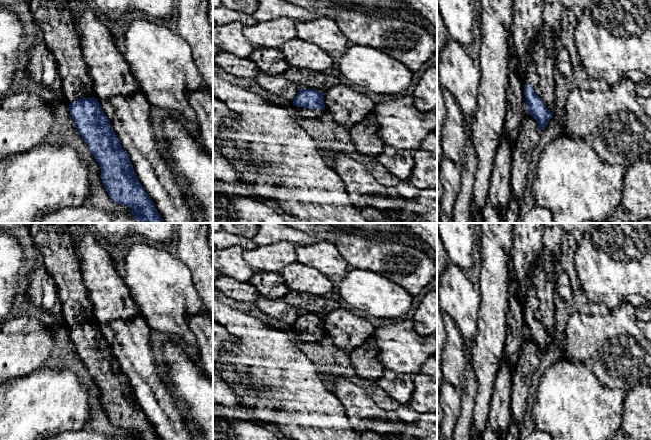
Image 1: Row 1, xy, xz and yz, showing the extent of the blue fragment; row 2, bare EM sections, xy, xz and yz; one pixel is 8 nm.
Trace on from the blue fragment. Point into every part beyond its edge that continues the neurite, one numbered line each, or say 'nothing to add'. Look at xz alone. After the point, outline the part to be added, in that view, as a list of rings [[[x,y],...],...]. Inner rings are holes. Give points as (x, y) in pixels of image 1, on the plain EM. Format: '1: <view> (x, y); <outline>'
1: xz (305, 337); [[[293,329],[293,332],[295,333],[296,337],[304,343],[316,343],[324,336],[324,334],[307,333],[307,332],[298,331],[295,329]]]

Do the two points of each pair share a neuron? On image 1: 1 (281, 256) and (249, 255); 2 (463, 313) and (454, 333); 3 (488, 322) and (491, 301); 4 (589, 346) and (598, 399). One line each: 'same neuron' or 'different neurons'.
1: same neuron
2: different neurons
3: same neuron
4: different neurons

